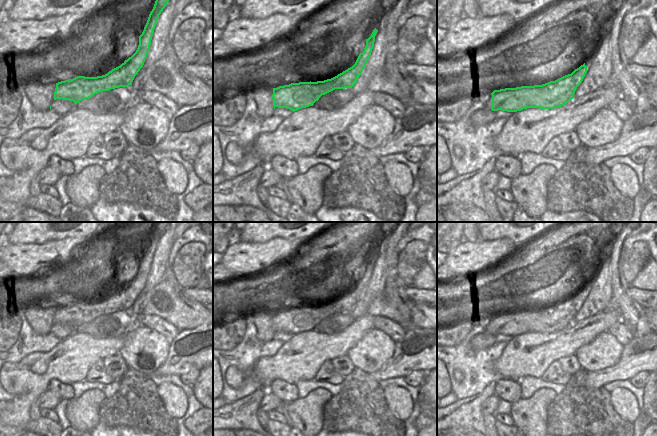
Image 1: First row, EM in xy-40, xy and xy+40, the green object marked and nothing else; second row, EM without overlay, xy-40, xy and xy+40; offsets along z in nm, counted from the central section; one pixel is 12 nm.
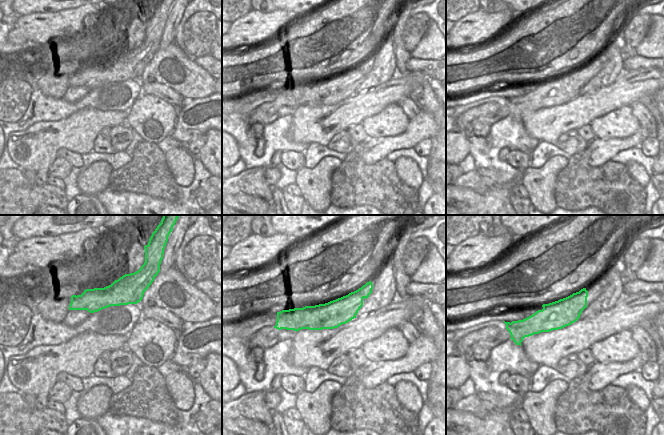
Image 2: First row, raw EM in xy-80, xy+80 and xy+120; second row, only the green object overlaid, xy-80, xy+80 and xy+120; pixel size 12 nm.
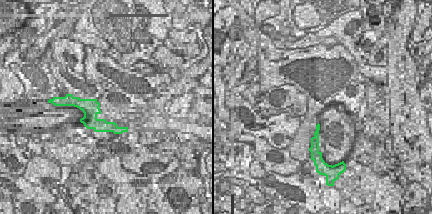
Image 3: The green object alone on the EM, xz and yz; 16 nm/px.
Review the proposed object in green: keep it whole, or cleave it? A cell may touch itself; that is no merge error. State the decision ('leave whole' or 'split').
split

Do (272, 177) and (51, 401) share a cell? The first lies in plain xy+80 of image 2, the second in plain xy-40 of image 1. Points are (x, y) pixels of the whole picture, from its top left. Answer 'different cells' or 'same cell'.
same cell

